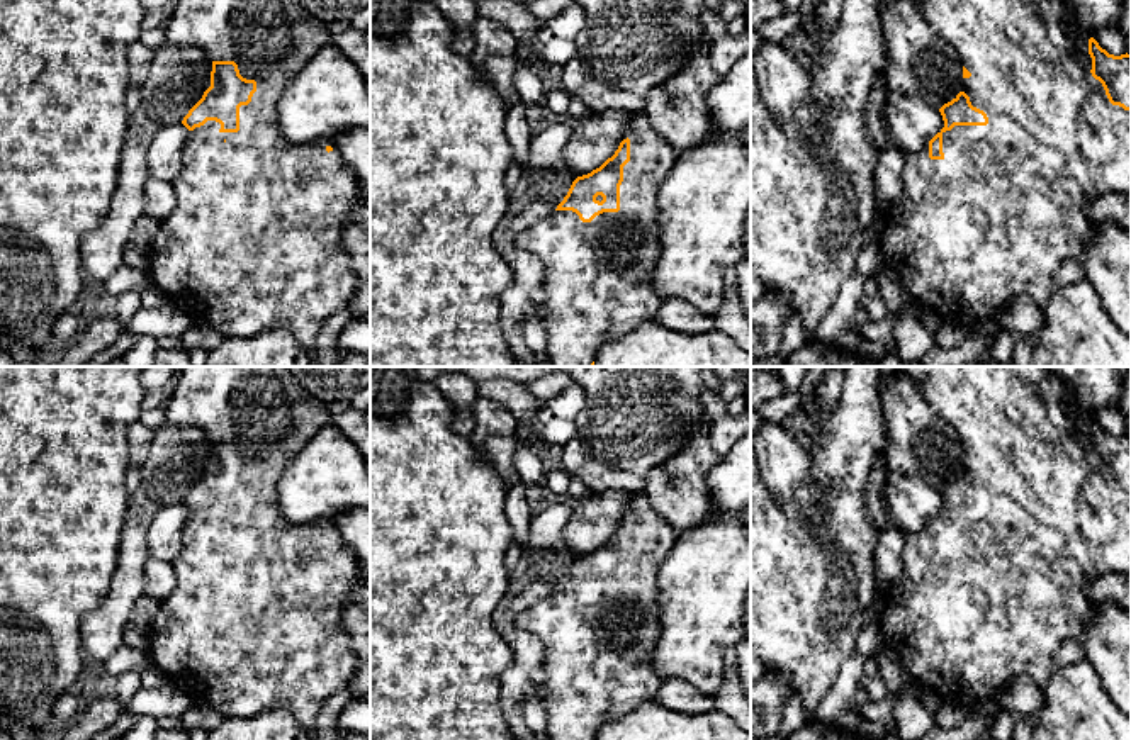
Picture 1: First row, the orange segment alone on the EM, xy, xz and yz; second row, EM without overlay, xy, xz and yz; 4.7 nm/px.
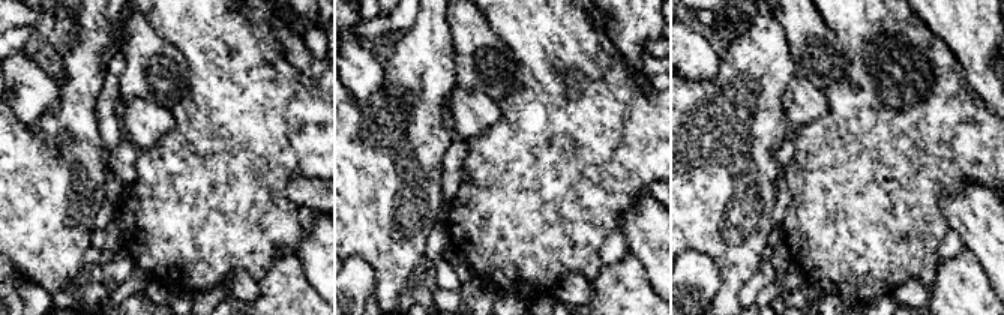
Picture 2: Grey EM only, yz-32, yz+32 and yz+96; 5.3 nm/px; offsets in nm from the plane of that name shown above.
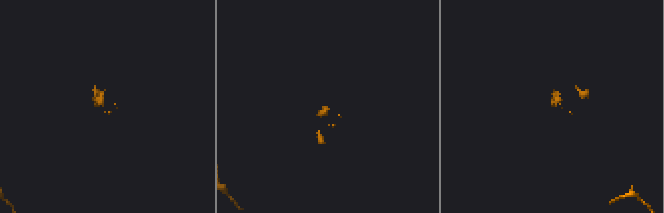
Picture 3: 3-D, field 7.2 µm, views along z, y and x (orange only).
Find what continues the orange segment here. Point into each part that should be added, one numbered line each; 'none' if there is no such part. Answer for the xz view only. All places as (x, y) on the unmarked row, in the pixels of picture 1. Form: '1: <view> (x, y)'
1: xz (596, 655)

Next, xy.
1: xy (253, 623)

